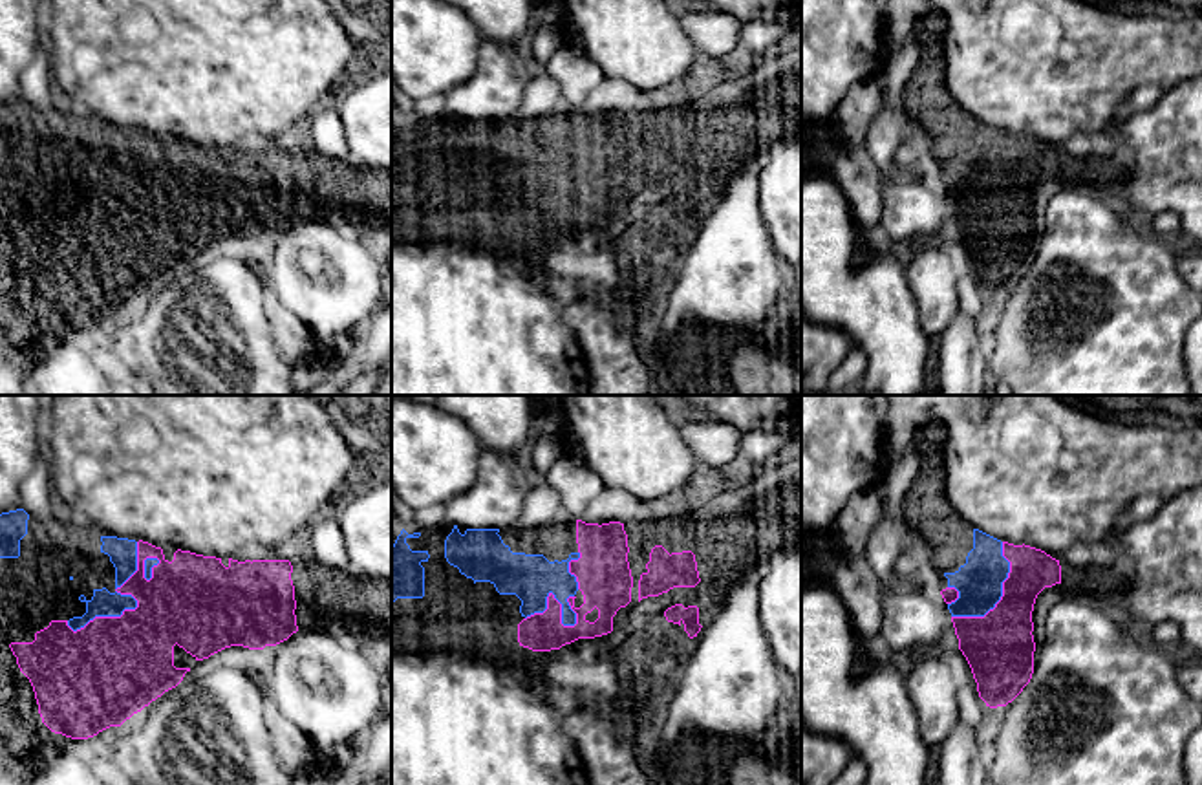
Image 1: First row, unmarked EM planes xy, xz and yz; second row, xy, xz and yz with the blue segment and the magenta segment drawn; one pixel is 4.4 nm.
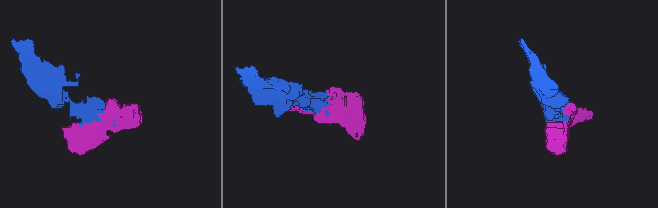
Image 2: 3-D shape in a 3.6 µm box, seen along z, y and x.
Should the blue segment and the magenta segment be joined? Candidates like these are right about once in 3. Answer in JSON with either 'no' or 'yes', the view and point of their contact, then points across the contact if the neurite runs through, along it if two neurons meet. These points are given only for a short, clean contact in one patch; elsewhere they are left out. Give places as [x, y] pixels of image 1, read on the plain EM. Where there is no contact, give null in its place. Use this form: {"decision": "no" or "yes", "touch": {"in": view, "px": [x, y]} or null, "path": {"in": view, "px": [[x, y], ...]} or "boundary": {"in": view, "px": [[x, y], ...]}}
{"decision": "yes", "touch": {"in": "xy", "px": [136, 191]}}

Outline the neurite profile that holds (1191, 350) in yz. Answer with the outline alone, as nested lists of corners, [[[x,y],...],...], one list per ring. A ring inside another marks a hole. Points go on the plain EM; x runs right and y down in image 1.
[[[1202,313],[1186,331],[1182,357],[1193,395],[1202,395]]]

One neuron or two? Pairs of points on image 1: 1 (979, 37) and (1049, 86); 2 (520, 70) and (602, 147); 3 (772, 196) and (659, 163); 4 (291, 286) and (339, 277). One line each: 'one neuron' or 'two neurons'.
1: one neuron
2: two neurons
3: two neurons
4: one neuron

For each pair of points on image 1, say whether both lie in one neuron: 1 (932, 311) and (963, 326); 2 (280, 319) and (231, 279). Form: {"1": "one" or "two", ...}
{"1": "two", "2": "two"}

